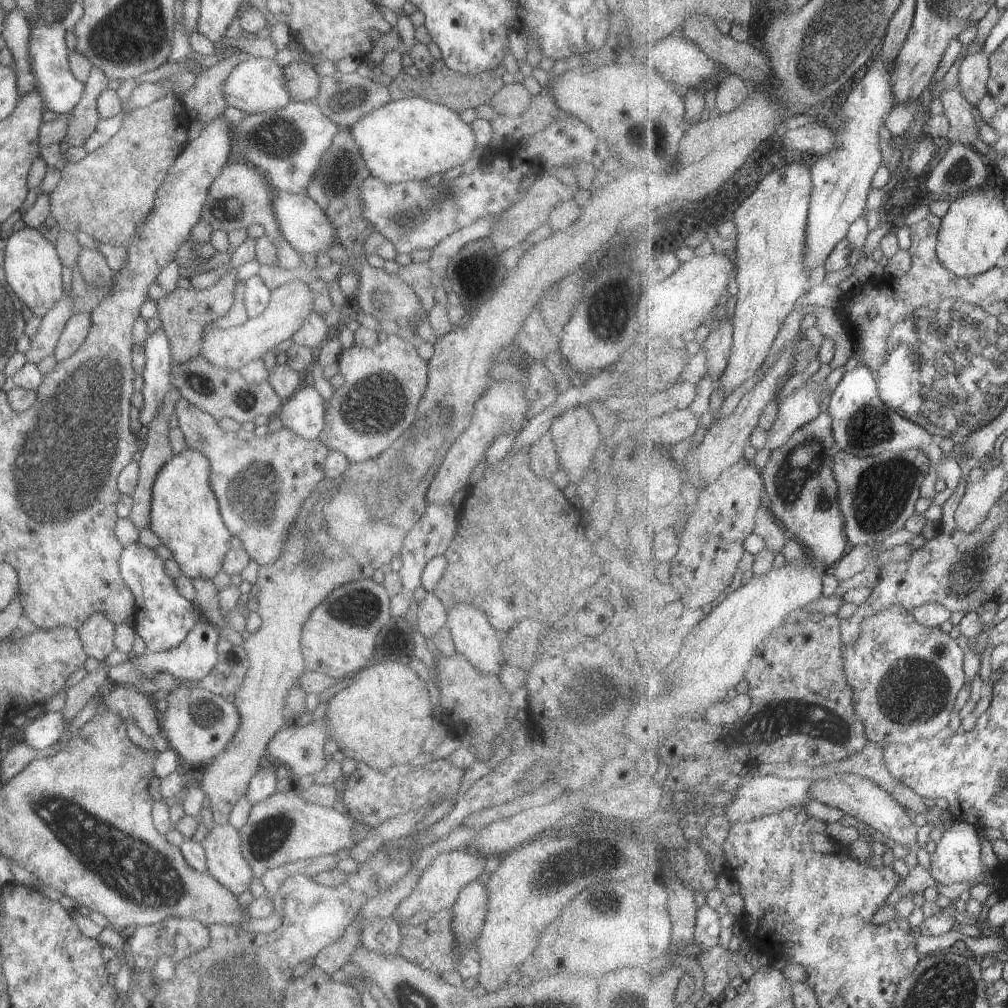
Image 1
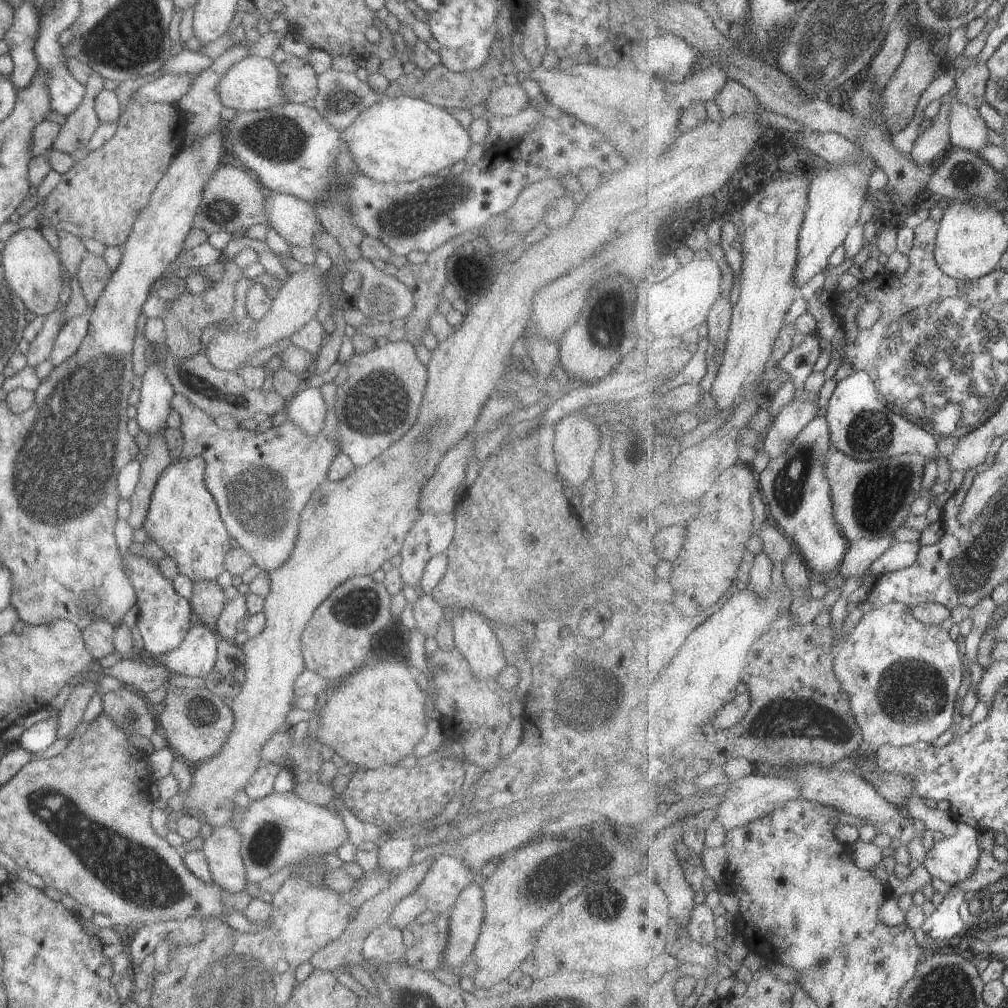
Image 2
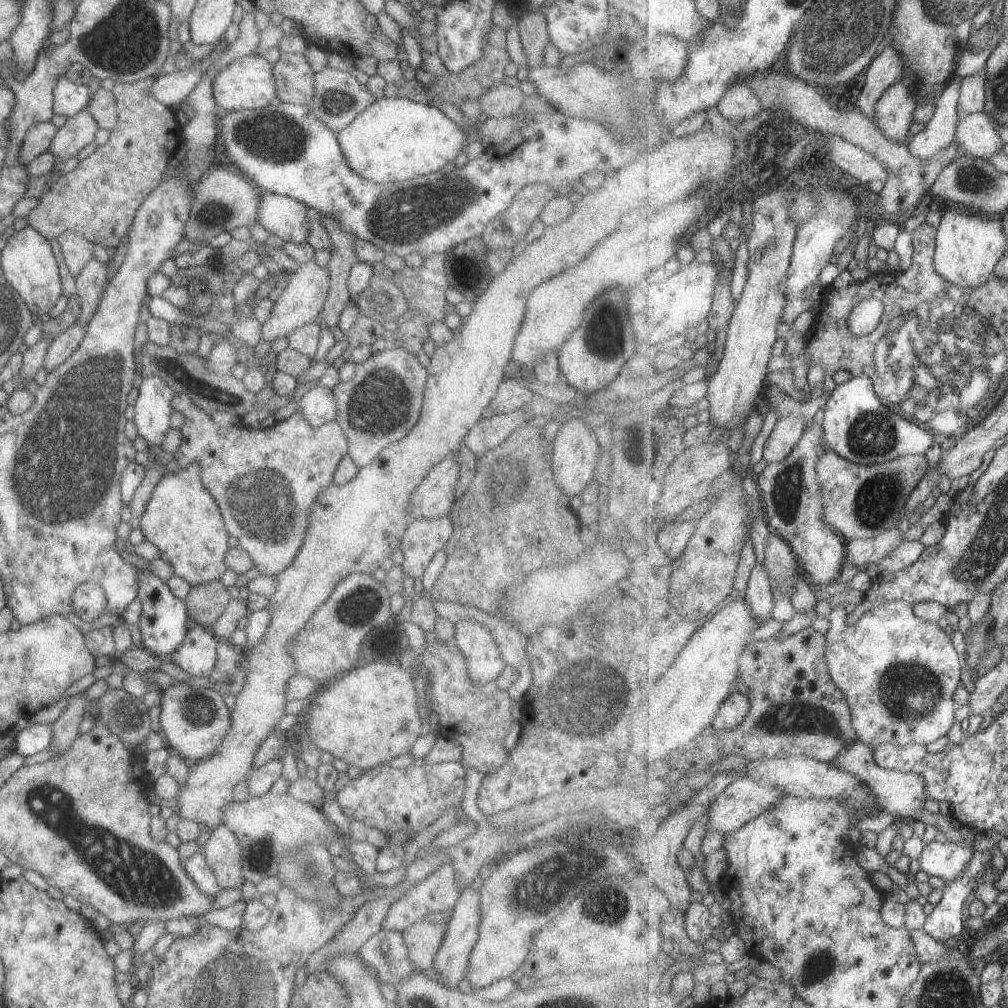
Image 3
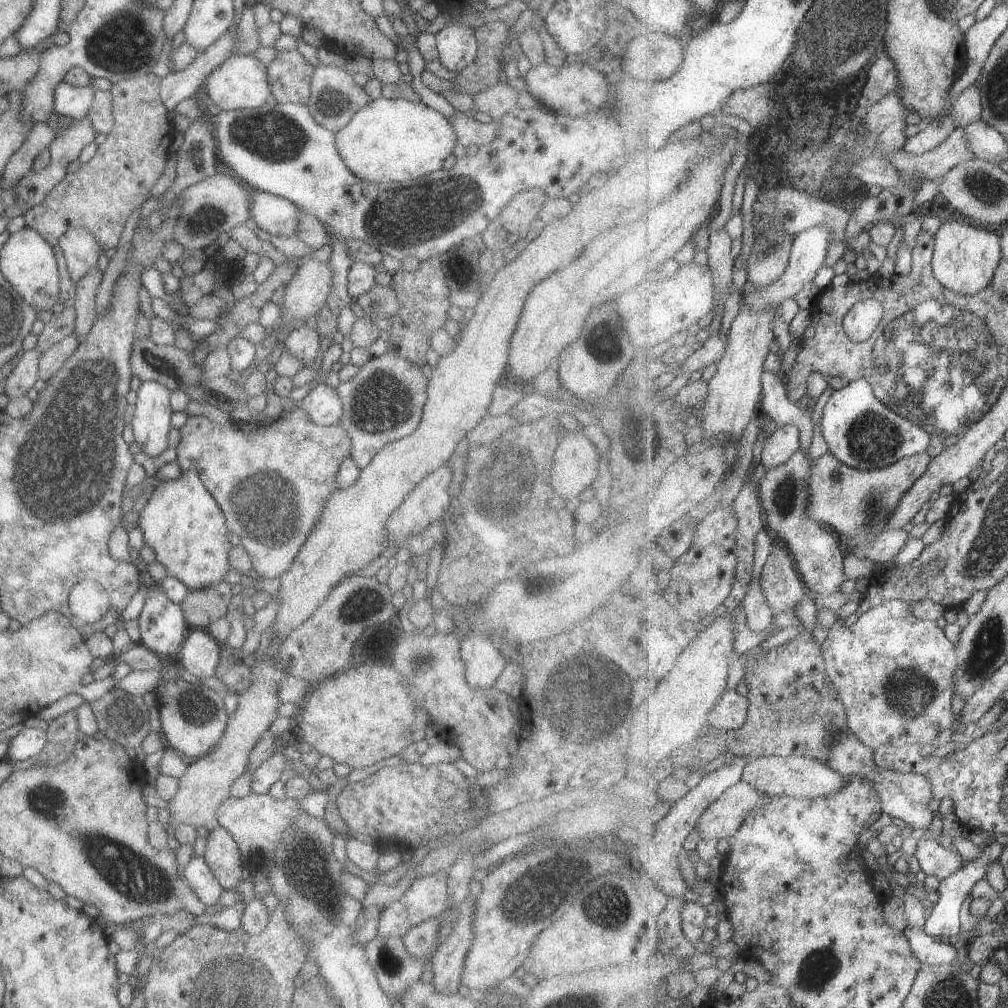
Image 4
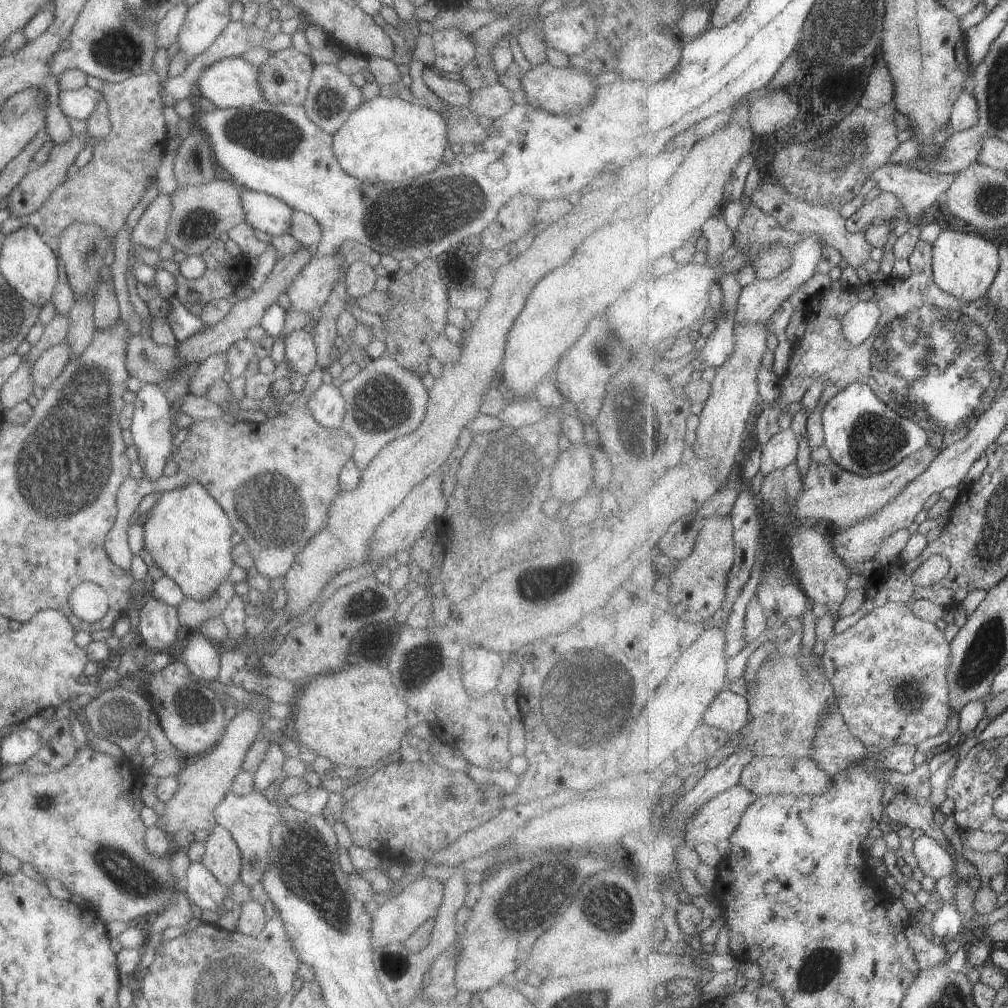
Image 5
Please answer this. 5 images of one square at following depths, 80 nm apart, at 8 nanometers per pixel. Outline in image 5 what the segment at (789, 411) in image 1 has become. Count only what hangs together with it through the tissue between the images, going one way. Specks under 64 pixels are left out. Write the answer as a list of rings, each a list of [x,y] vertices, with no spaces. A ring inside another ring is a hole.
[[[791,429],[779,432],[762,447],[762,467],[760,471],[764,476],[776,470],[783,470],[797,462],[799,444],[795,432]]]

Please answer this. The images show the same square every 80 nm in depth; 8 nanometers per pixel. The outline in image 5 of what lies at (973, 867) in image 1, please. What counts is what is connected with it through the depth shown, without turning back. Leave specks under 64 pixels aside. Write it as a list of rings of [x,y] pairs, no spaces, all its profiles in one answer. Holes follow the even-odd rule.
[[[925,834],[914,841],[914,856],[924,875],[939,880],[942,876],[955,872],[955,859],[949,850],[933,837]]]

